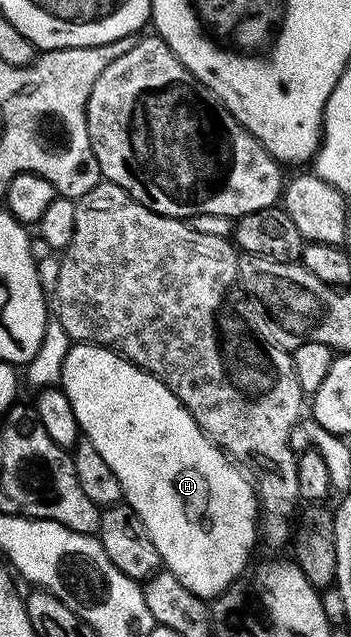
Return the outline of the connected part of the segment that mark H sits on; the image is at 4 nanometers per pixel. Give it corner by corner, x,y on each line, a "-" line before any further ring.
87,342
72,344
65,356
65,364
61,368
61,389
69,404
73,404
73,416
77,416
82,437
88,438
93,448
97,448
97,452
101,452
102,458
108,462
109,468
113,468
113,476
117,476
117,480
121,483
123,501
133,508
133,512
137,512
137,516
141,516
141,520
145,520
149,540
157,544
160,563
169,572
173,572
173,576
177,576
177,580
181,580
181,584
185,584
185,588
189,588
189,592
196,594
198,598
204,600
218,598
234,583
231,581
246,568
247,557
255,546
255,538
257,542
257,523
261,518
261,507
258,498
255,497
255,487
249,481
248,475
203,433
203,429
196,424
193,416
189,416
186,408
177,400
177,396
173,396
173,392
169,392
169,388
165,388
161,380
157,380
149,372
133,365
127,358
113,353
112,350
107,350
103,346
91,346

